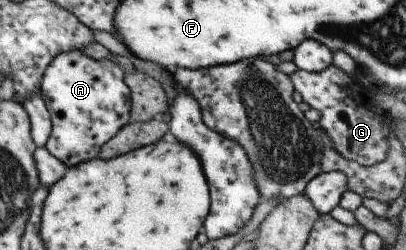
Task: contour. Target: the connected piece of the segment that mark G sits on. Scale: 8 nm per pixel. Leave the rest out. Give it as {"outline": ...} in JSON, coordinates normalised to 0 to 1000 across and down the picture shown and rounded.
{"outline":[[[815,260],[783,292],[732,276],[712,312],[722,360],[744,388],[744,404],[788,452],[786,520],[810,548],[813,584],[842,632],[909,668],[951,624],[958,588],[958,468],[901,376],[899,352],[872,312],[872,296],[847,296]]]}

